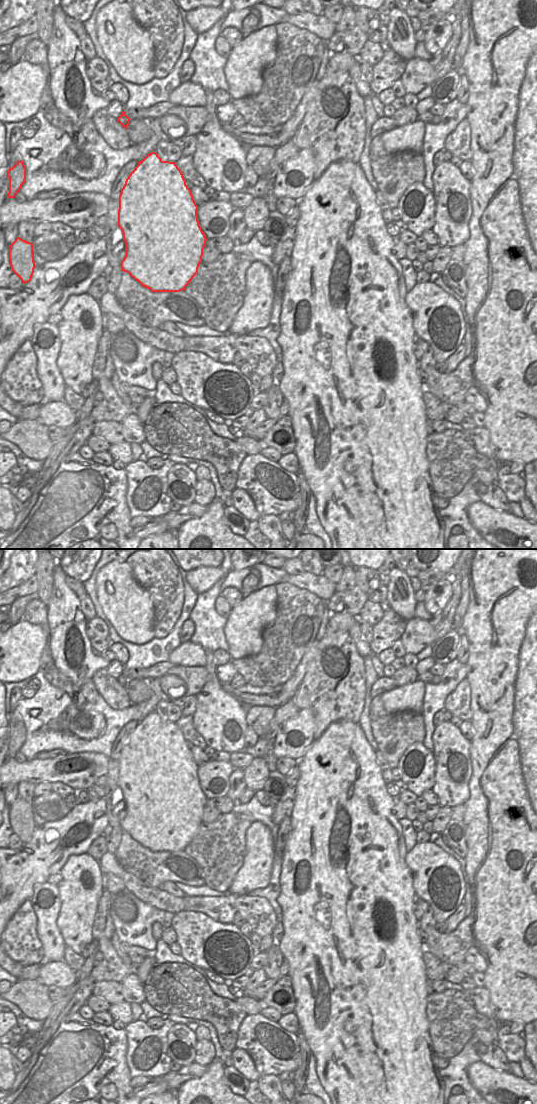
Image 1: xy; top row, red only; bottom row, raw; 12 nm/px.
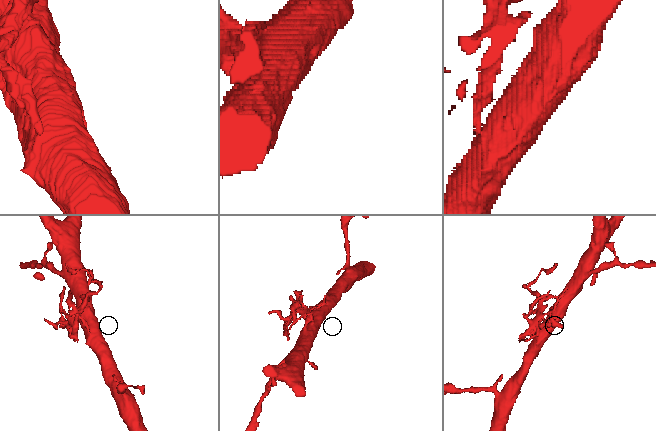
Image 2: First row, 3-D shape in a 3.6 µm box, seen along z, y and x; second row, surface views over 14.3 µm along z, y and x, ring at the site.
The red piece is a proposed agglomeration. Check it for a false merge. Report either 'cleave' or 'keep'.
cleave

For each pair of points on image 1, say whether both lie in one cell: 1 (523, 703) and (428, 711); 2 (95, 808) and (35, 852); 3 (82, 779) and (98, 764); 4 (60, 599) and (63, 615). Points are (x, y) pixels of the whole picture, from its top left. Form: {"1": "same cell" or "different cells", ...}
{"1": "different cells", "2": "same cell", "3": "same cell", "4": "same cell"}

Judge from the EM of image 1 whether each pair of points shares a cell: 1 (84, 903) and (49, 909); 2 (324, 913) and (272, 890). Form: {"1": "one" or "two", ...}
{"1": "two", "2": "two"}

